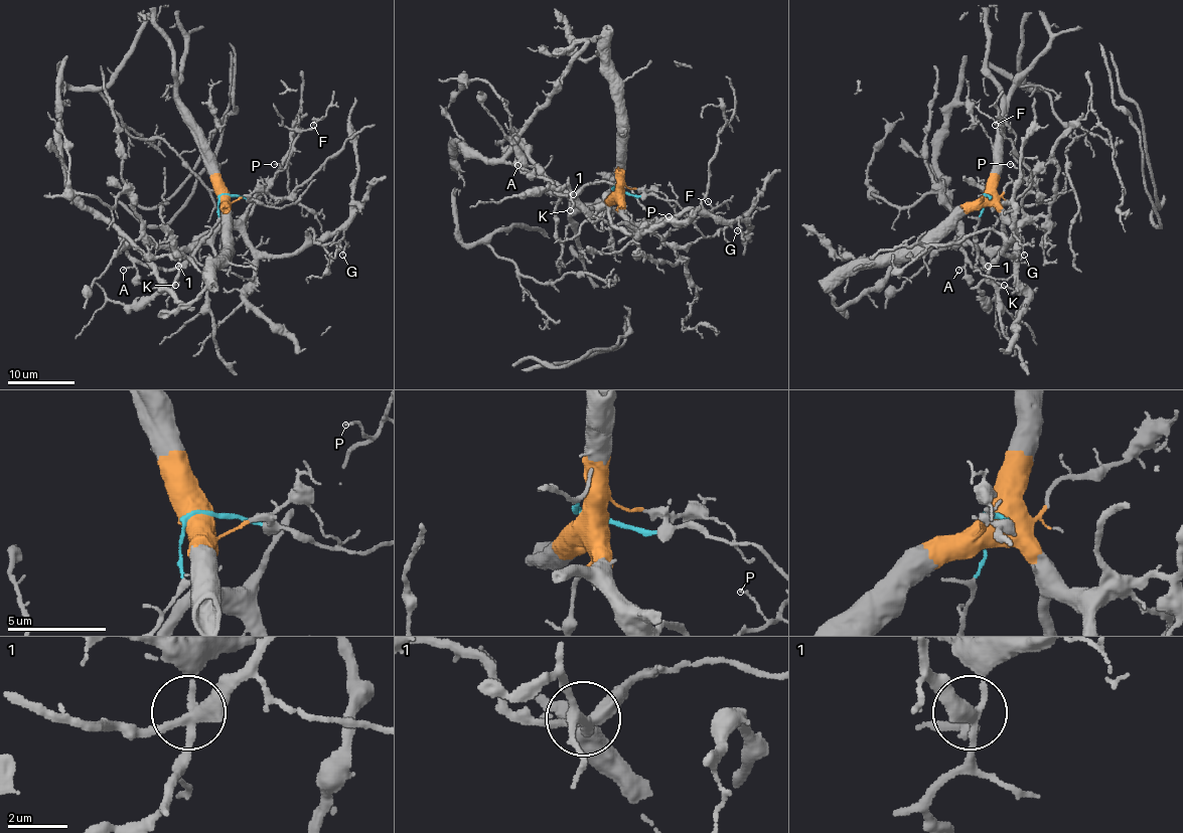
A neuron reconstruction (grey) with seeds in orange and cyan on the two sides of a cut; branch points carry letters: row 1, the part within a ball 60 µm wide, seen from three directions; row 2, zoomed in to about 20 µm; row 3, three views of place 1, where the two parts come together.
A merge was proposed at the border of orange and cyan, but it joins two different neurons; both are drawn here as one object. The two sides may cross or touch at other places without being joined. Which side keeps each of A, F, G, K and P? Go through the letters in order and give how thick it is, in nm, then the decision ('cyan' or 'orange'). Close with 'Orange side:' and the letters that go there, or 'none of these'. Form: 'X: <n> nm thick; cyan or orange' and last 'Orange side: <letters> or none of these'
A: 90 nm thick; cyan
F: 100 nm thick; orange
G: 110 nm thick; orange
K: 150 nm thick; orange
P: 110 nm thick; orange
Orange side: F, G, K, P

